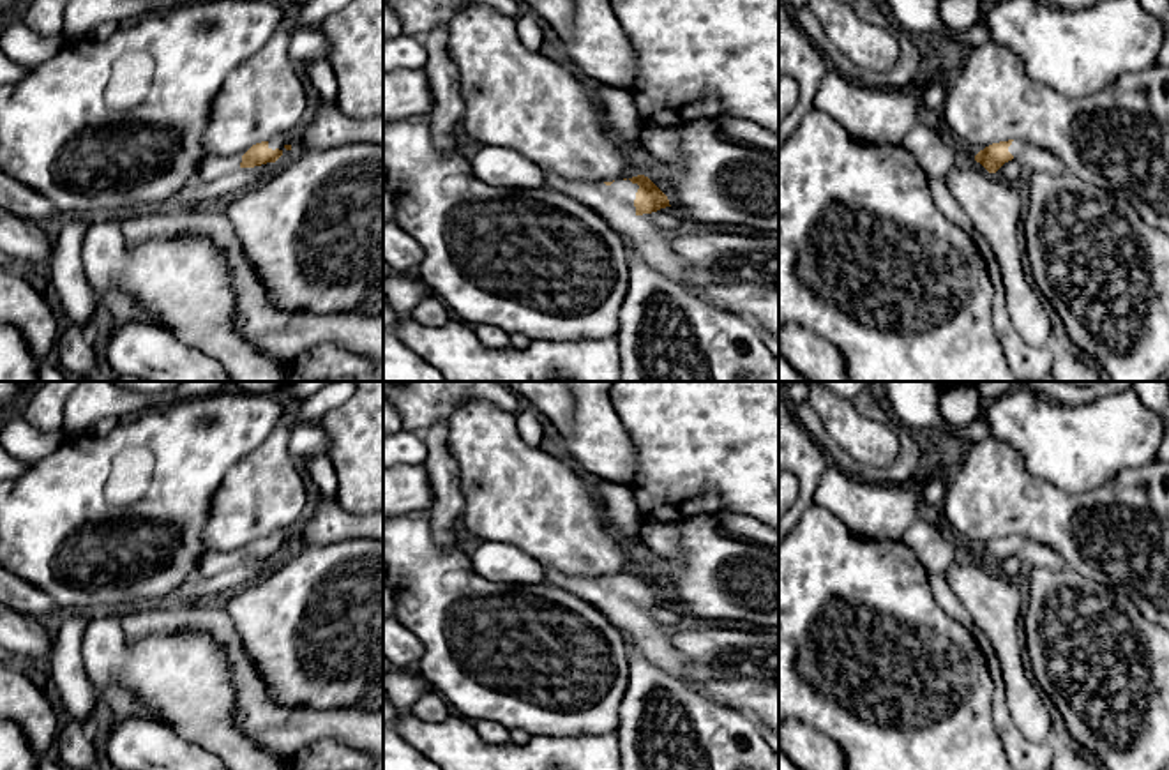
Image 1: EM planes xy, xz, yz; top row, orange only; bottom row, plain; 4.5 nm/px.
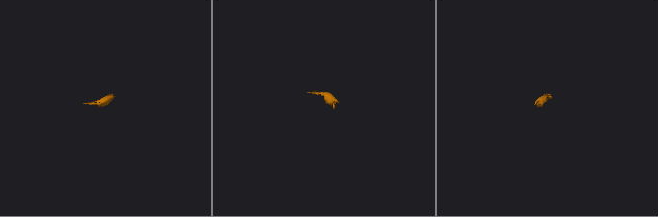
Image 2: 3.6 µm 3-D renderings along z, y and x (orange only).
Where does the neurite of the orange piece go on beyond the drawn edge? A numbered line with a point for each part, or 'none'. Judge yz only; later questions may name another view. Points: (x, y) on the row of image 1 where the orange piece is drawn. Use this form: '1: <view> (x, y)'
1: yz (1032, 158)

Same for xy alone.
1: xy (279, 142)
2: xy (212, 166)

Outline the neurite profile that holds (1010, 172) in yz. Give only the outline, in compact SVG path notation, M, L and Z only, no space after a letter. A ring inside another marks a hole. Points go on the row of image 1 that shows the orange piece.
M1015 161L1005 162L996 175L1001 177L1007 184L1017 187L1021 175L1024 173L1024 168Z

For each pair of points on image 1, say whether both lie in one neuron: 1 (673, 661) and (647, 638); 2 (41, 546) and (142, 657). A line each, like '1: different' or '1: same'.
1: same
2: different

